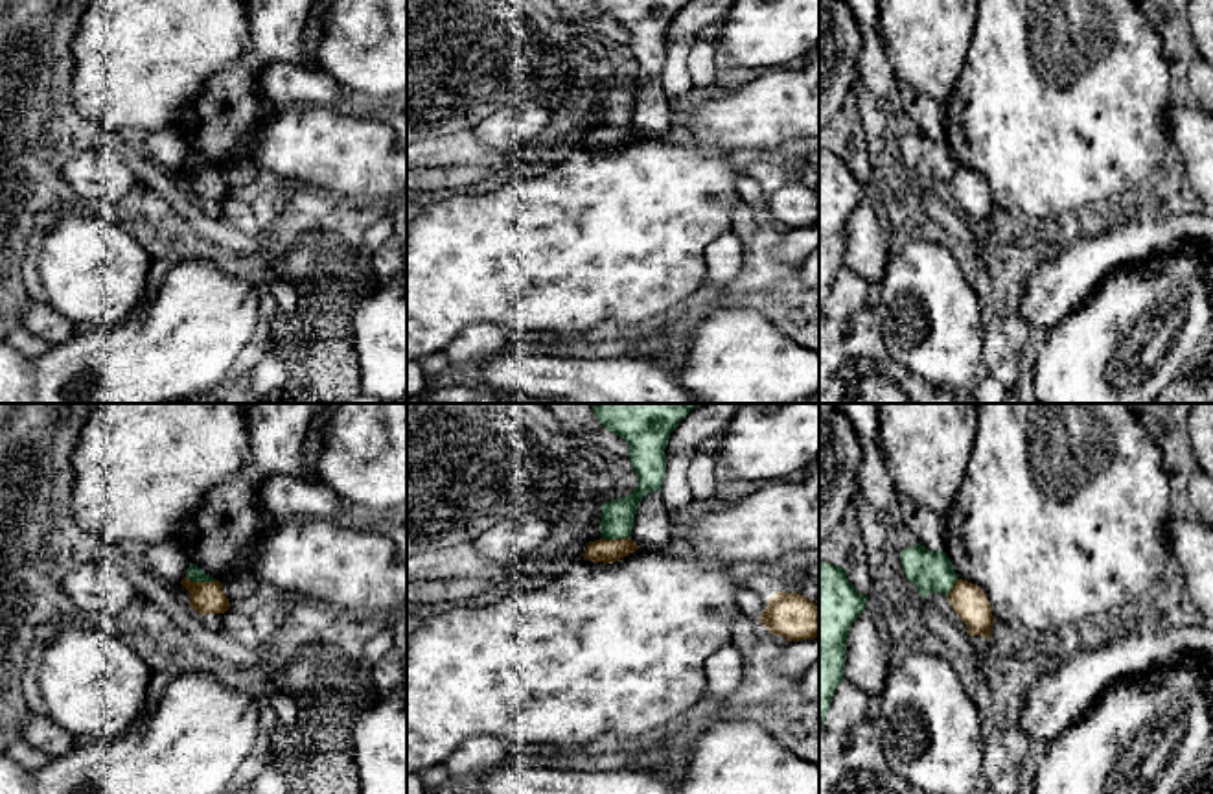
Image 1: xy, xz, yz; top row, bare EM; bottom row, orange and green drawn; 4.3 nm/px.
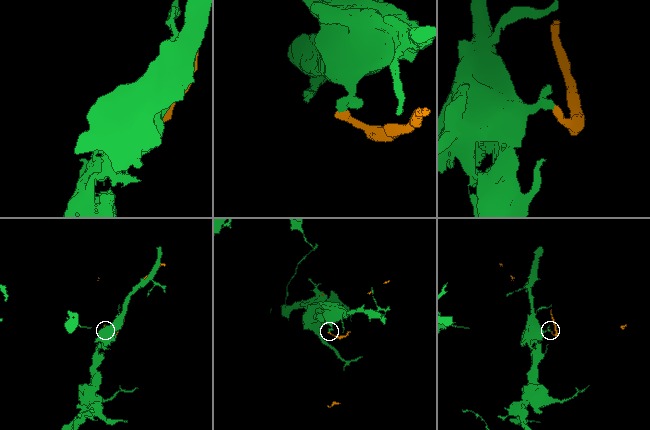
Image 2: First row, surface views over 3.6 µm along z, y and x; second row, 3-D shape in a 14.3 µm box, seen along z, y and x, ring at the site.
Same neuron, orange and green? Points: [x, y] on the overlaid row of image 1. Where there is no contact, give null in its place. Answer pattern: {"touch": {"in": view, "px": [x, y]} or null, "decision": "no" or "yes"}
{"touch": {"in": "xy", "px": [199, 583]}, "decision": "no"}

